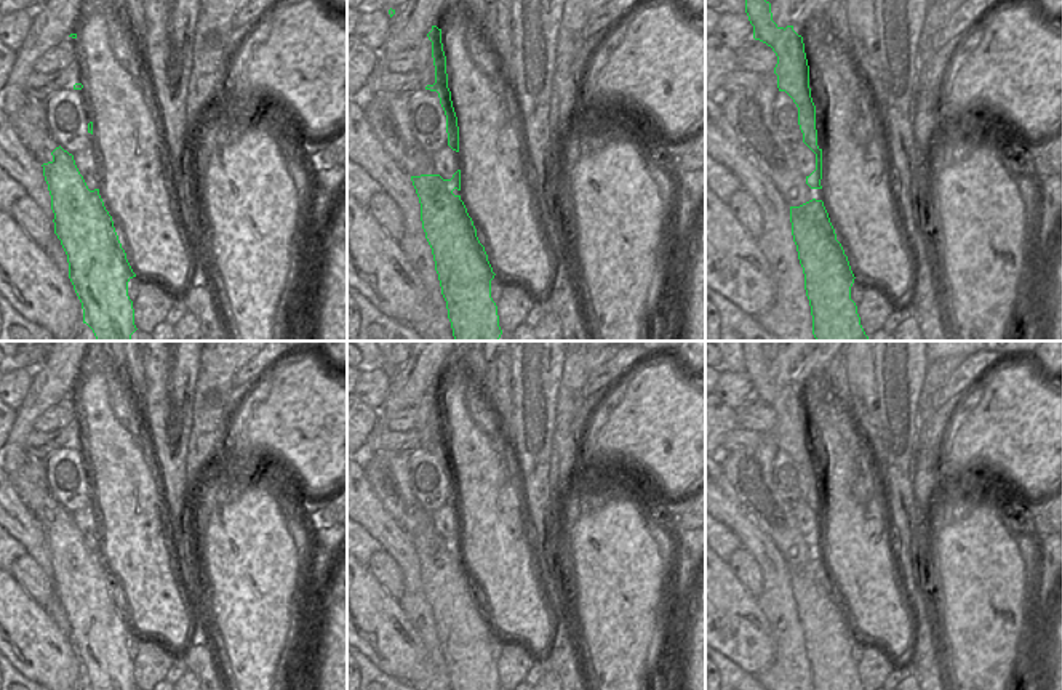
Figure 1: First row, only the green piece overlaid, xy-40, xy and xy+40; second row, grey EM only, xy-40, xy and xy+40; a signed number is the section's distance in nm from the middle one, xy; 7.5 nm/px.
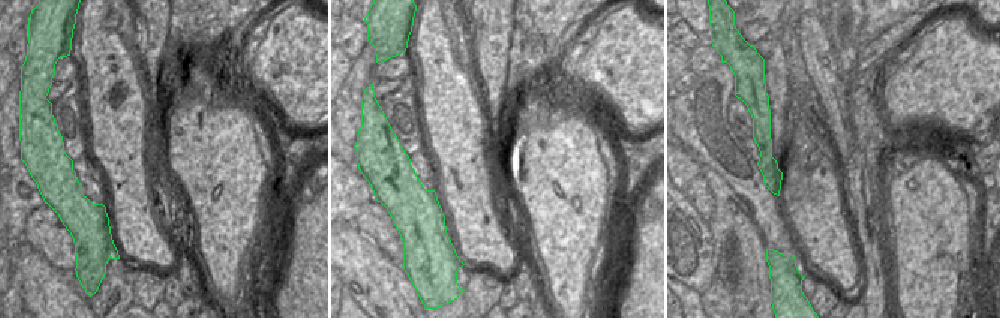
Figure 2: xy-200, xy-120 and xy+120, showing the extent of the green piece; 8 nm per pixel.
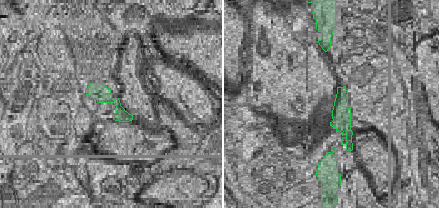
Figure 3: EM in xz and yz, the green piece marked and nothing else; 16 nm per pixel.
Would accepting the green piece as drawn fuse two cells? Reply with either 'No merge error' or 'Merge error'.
Merge error

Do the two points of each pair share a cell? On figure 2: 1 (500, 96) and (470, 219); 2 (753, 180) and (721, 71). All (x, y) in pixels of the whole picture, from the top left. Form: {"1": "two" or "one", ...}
{"1": "two", "2": "one"}

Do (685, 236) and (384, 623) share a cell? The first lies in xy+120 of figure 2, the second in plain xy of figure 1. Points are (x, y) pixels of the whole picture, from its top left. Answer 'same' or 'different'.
same

